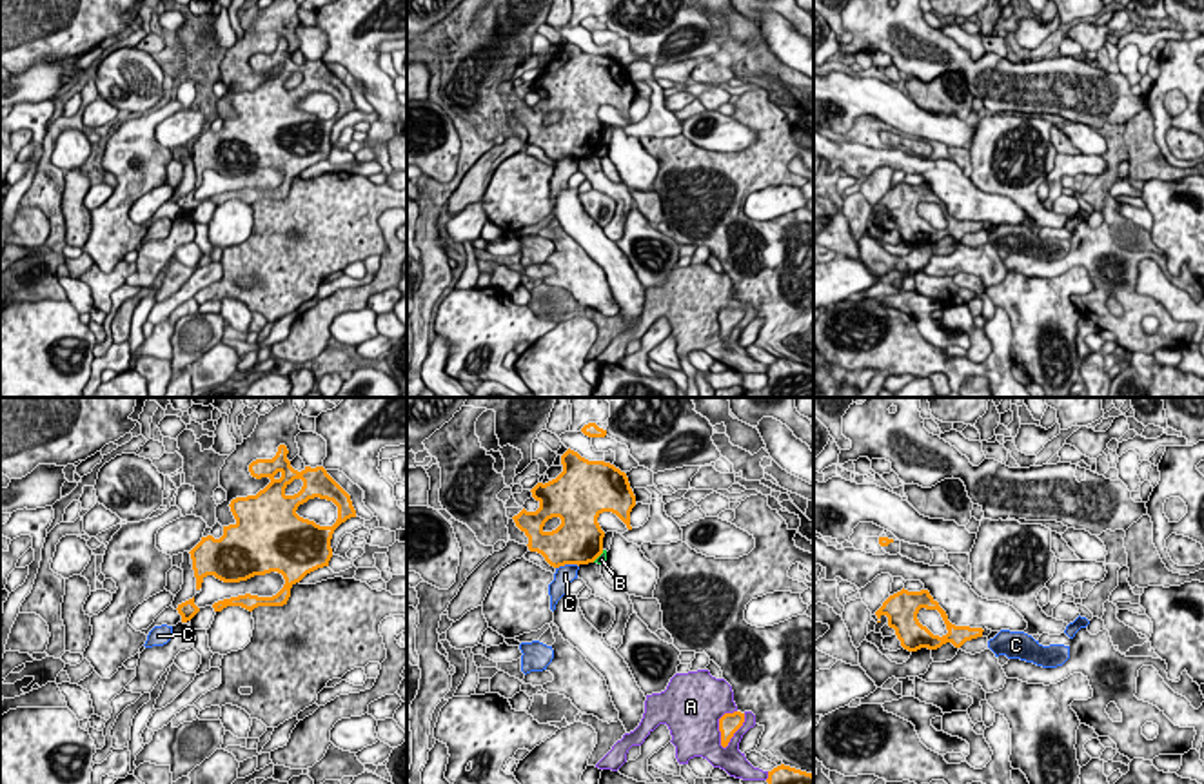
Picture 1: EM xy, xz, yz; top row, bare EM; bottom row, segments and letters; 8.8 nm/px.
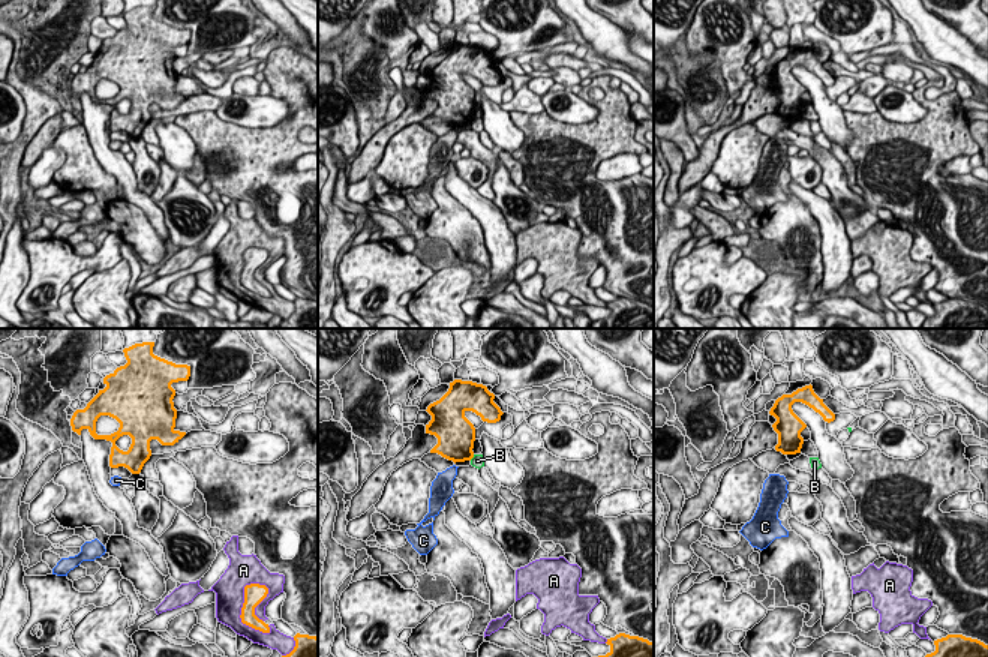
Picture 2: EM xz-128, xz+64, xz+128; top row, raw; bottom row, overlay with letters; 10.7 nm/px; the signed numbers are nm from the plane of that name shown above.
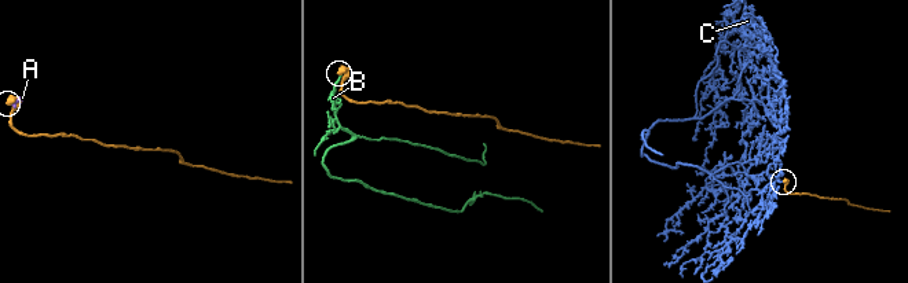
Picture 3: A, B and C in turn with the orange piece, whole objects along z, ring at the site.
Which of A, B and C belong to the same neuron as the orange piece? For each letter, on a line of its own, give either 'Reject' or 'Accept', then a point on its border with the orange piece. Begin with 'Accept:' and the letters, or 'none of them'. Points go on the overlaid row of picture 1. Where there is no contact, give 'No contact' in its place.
Accept: none of them
A: Reject. Touches orange at xz (736, 730)
B: Reject. Touches orange at xz (598, 556)
C: Reject. Touches orange at xz (567, 563)

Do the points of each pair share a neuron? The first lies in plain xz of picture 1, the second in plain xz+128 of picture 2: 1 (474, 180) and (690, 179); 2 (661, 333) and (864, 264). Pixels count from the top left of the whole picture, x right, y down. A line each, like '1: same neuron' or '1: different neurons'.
1: same neuron
2: same neuron

